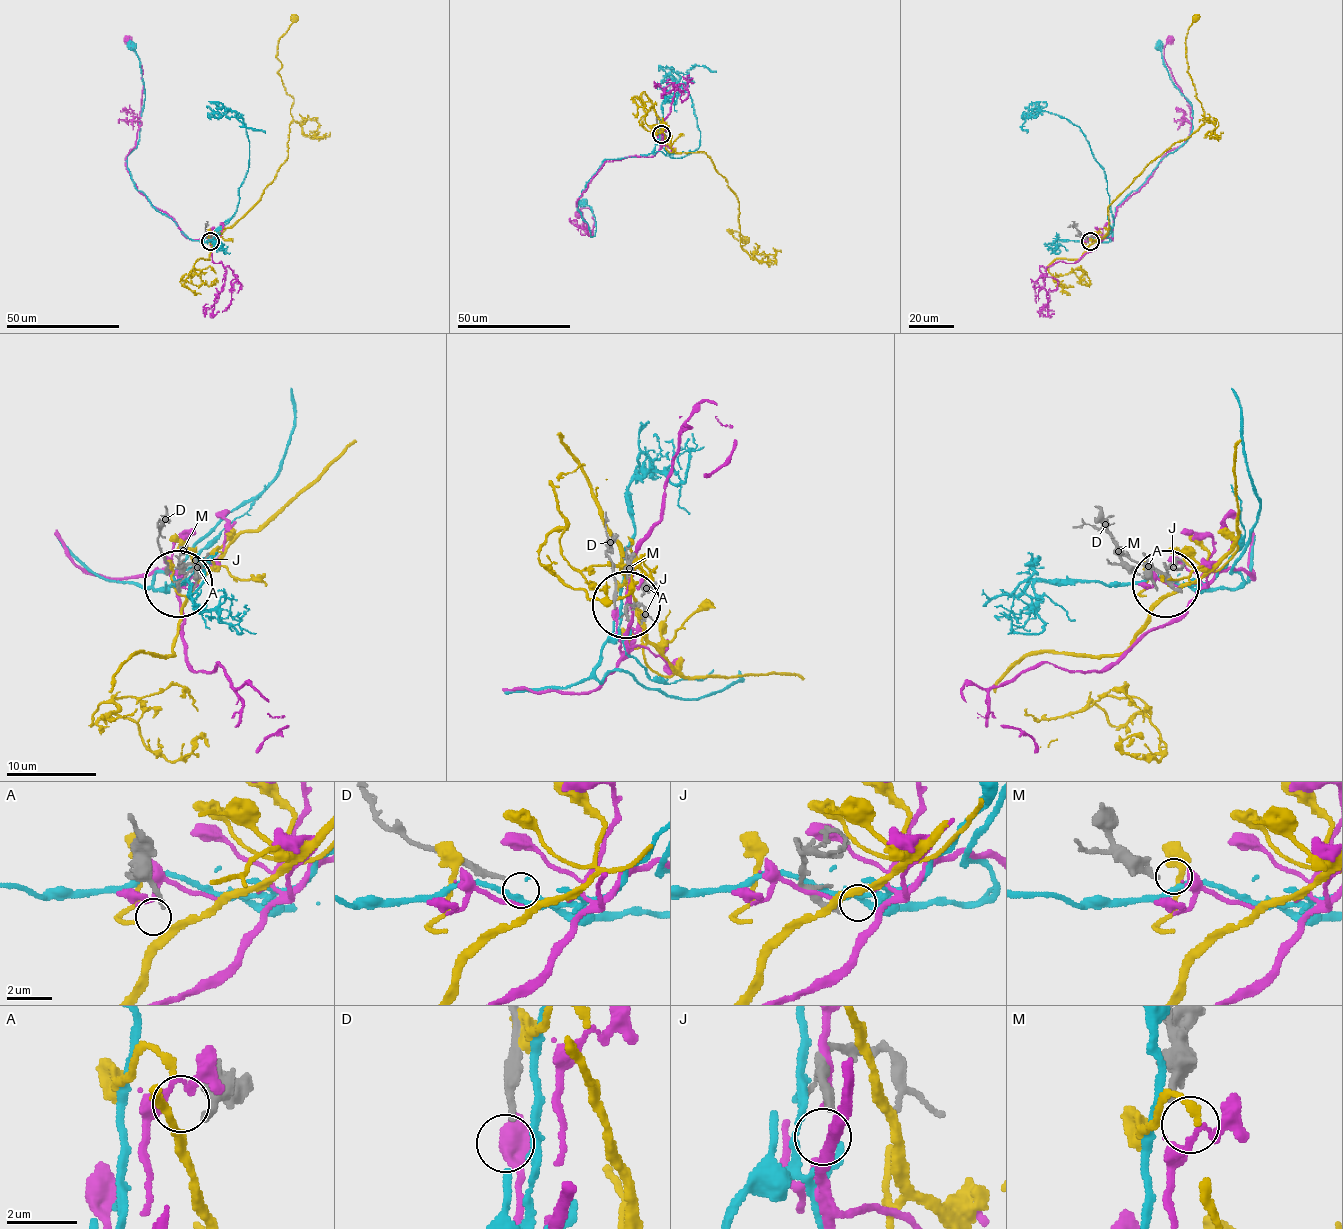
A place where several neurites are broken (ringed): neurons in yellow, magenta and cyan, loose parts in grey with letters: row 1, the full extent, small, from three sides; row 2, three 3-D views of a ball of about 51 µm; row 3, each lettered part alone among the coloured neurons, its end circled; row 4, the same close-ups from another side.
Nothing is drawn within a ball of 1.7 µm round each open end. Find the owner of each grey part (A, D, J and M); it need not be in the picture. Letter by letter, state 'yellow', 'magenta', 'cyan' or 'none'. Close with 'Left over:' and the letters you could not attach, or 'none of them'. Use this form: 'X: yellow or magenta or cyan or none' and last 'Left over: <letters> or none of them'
A: yellow
D: cyan
J: none
M: magenta
Left over: J

